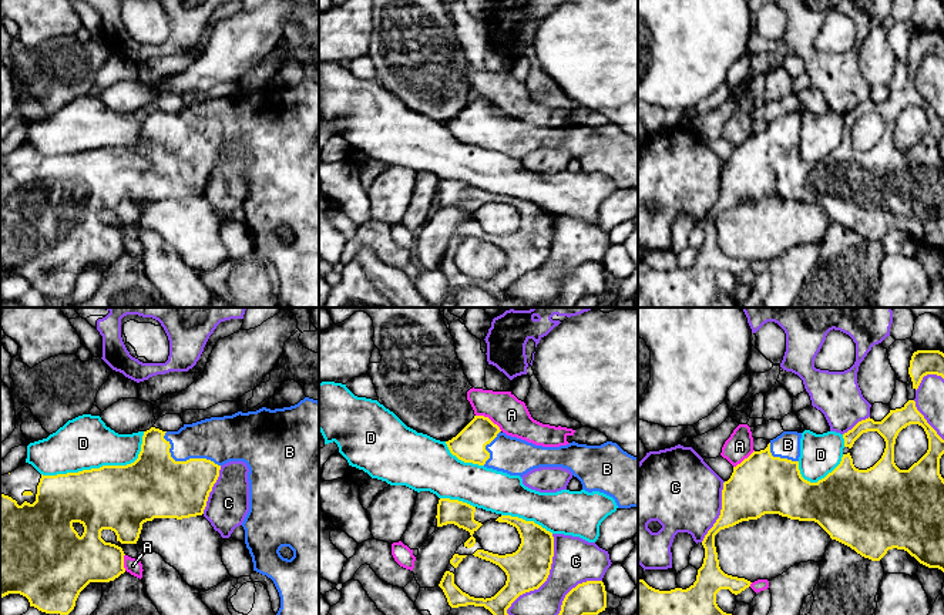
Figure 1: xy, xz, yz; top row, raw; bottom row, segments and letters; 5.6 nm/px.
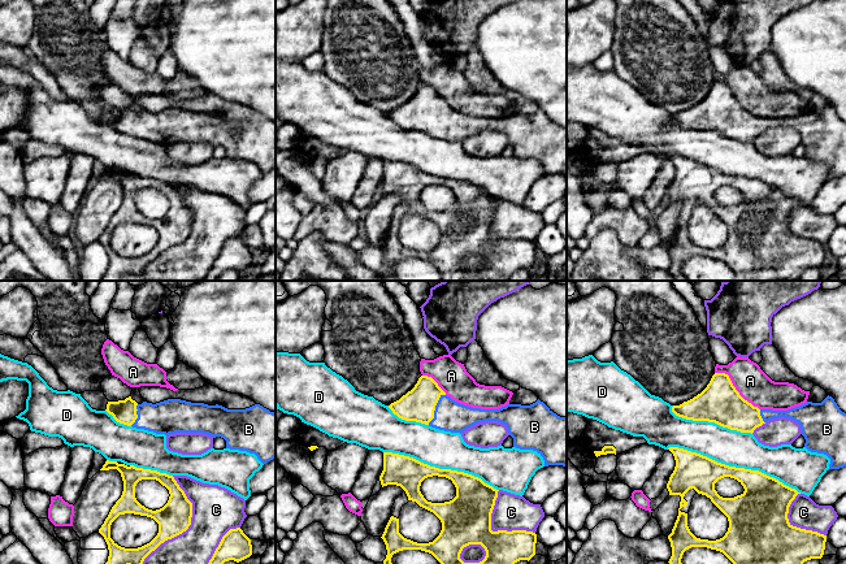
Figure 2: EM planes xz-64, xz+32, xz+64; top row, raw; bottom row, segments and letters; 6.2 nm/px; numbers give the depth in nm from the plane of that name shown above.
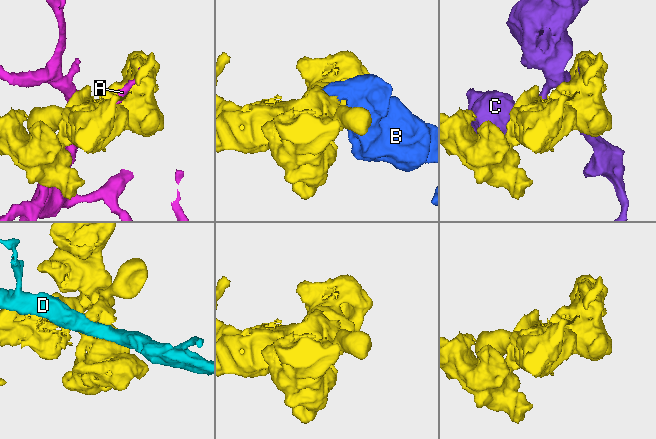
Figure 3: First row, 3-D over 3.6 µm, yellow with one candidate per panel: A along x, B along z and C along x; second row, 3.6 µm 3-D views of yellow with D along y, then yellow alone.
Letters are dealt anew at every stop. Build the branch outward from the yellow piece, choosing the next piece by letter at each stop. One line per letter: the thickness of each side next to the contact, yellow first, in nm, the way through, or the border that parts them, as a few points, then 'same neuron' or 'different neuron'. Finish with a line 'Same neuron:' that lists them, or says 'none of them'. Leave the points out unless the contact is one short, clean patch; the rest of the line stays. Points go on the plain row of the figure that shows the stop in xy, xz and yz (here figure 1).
A: calibres 190 and 190 nm; different neuron
B: calibres 360 and 260 nm; same neuron
C: calibres 240 and 260 nm; different neuron
D: calibres 380 and 300 nm; different neuron
Same neuron: B

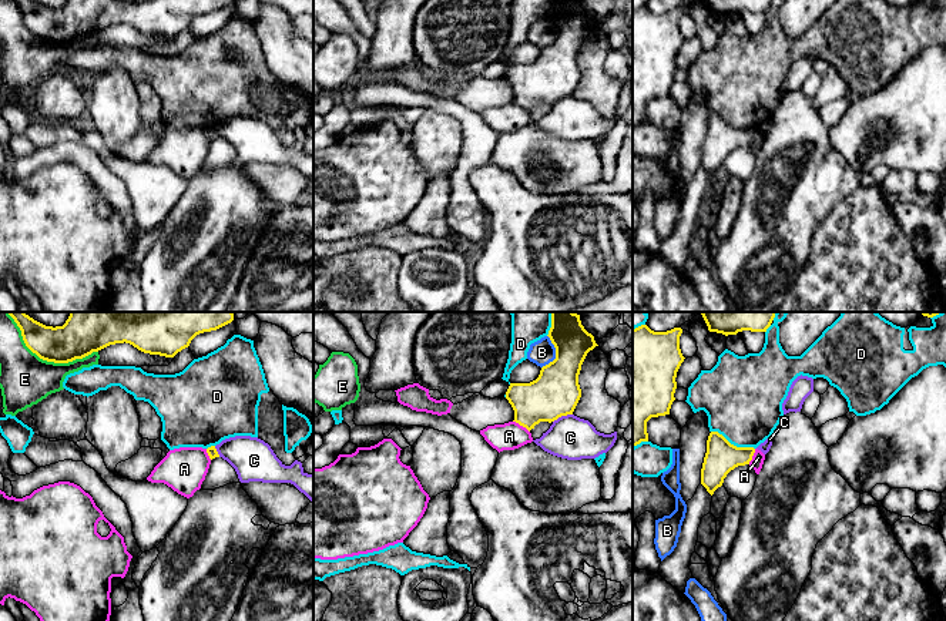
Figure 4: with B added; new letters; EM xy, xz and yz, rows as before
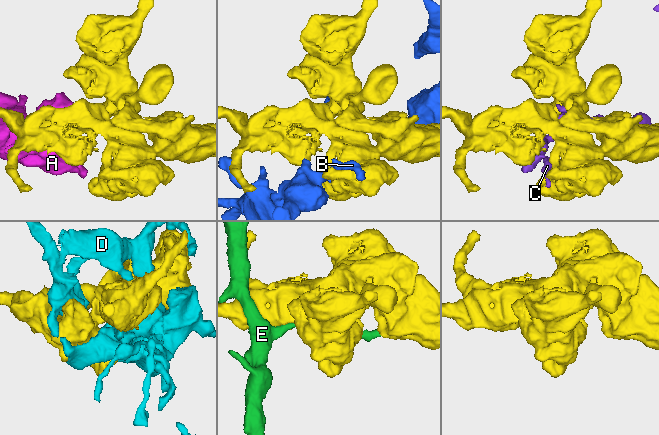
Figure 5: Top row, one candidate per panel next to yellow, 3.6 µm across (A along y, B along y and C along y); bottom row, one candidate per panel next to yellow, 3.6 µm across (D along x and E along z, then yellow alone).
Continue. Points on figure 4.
A: calibres 260 and 160 nm; border xz (513, 101), (529, 113); different neuron
B: calibres 280 and 140 nm; different neuron
C: calibres 280 and 240 nm; different neuron
D: calibres 180 and 440 nm; different neuron
E: calibres 220 and 280 nm; different neuron
Same neuron: none of them

